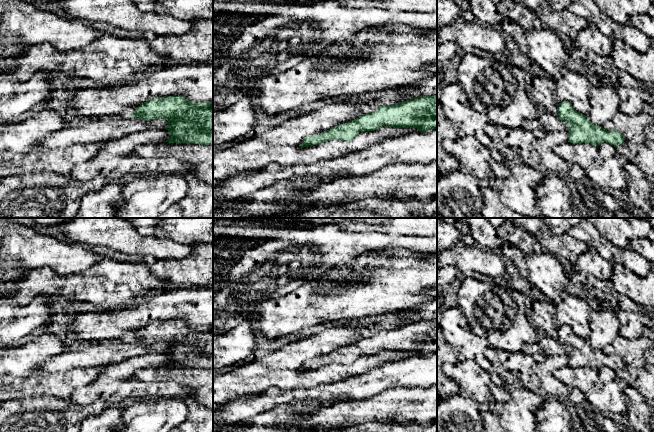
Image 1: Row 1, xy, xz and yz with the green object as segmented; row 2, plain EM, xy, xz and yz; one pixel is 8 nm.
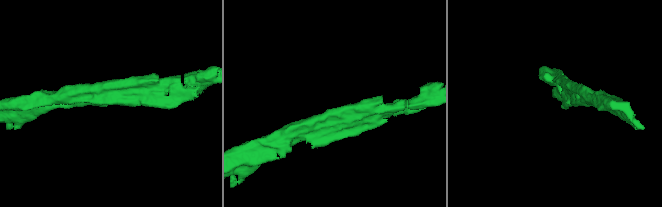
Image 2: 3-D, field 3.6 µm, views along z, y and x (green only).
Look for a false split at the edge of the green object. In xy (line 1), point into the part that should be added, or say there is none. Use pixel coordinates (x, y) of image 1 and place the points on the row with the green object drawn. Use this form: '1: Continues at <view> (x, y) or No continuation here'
1: No continuation here

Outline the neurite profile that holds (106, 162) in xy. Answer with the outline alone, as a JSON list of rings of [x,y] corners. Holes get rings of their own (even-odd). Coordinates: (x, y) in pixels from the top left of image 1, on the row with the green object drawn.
[[[151,128],[131,133],[119,140],[106,142],[90,161],[75,166],[69,176],[75,180],[87,181],[99,175],[115,178],[124,177],[127,174],[134,177],[152,173],[190,172],[191,164],[174,157],[149,159],[131,154],[138,145],[165,142],[168,137],[168,130]]]

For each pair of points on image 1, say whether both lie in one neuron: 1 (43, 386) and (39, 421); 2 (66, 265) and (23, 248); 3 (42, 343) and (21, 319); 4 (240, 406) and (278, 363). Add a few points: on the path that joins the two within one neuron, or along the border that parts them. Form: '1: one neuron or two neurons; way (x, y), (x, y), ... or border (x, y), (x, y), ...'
1: two neurons; border (19, 396), (52, 395), (65, 400)
2: one neuron; way (55, 254), (45, 250), (34, 250)
3: two neurons; border (32, 335), (11, 346)
4: two neurons; border (269, 387), (251, 396), (234, 397), (225, 402)

